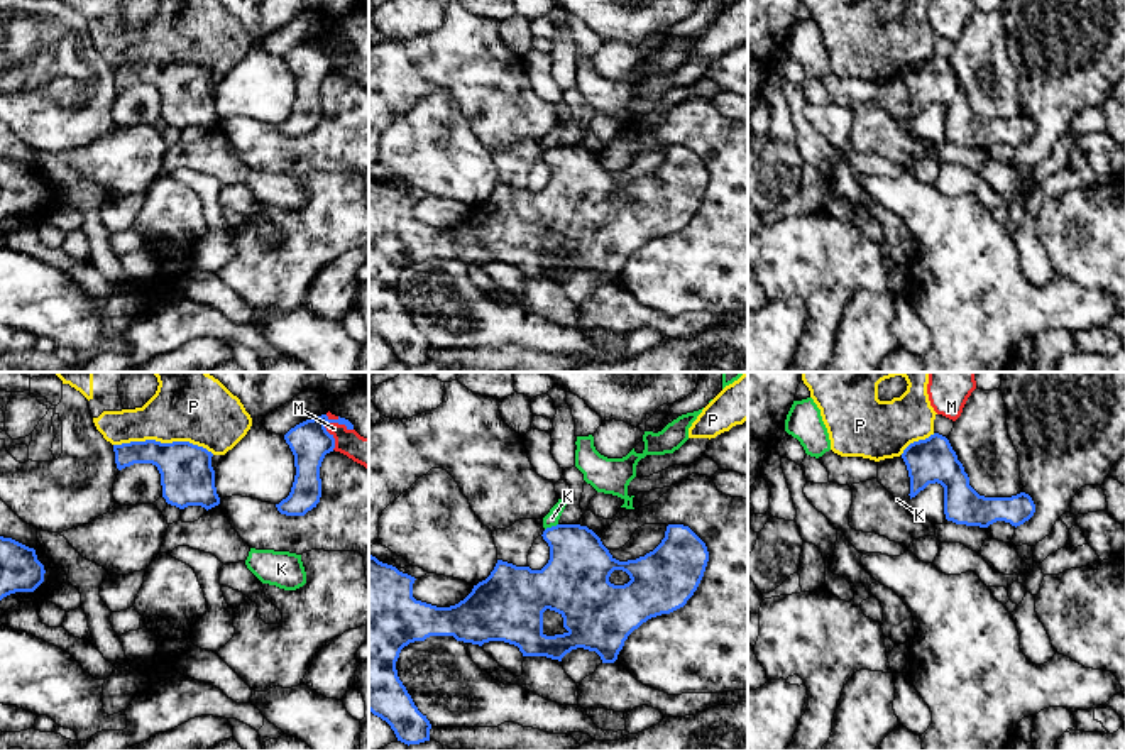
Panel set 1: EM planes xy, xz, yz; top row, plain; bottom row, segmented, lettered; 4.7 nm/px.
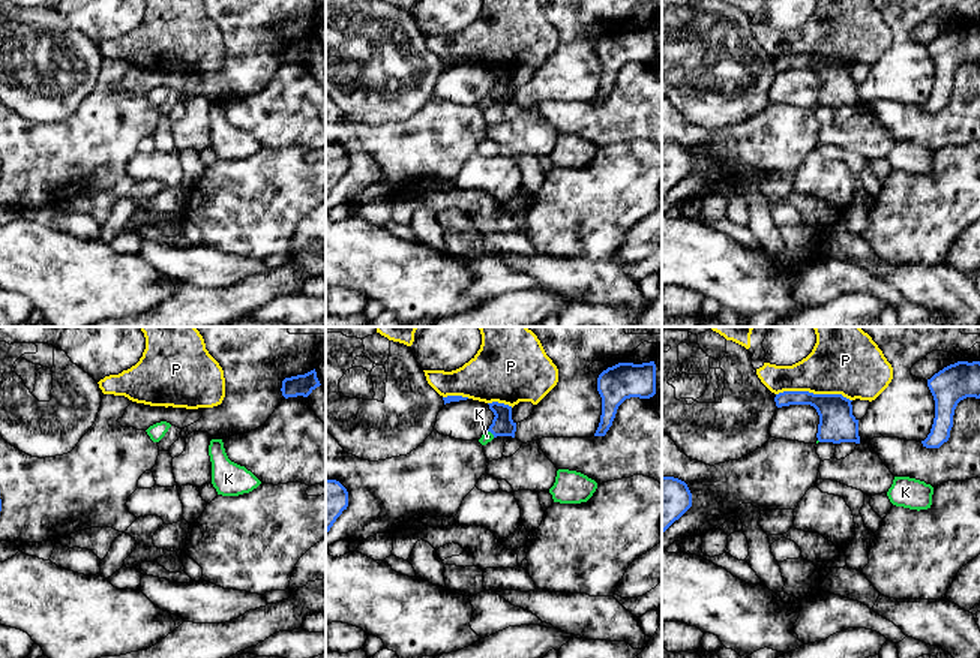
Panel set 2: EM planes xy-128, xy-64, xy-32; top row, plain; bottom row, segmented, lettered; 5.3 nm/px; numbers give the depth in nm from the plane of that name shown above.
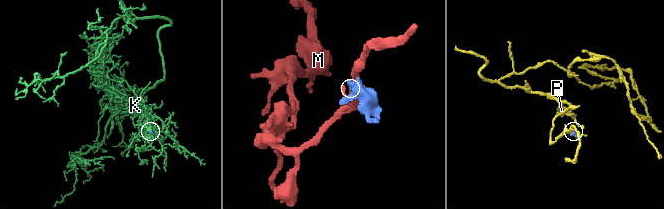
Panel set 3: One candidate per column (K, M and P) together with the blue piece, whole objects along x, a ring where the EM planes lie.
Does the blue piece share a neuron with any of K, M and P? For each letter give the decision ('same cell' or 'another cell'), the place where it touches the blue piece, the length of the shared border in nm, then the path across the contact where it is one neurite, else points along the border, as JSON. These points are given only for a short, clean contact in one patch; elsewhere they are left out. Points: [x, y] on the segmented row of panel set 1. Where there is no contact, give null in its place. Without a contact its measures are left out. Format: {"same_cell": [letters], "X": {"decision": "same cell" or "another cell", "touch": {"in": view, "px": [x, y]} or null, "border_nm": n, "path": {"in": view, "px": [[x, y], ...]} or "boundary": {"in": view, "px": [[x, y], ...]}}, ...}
{"same_cell": [], "K": {"decision": "another cell", "touch": {"in": "xz", "px": [552, 526]}, "border_nm": 70, "boundary": {"in": "xz", "px": [[557, 523], [545, 530]]}}, "M": {"decision": "another cell", "touch": {"in": "xy", "px": [327, 432]}, "border_nm": 170}, "P": {"decision": "another cell", "touch": {"in": "xy", "px": [164, 444]}, "border_nm": 480}}

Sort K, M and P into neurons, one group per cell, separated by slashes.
K / M / P

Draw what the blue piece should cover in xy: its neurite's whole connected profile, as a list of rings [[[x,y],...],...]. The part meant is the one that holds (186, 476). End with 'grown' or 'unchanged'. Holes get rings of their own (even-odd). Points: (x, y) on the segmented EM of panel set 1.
[[[156,440],[113,445],[117,469],[152,463],[161,474],[162,497],[184,509],[201,506],[206,511],[220,504],[215,487],[213,453],[189,441],[161,443]]] | unchanged

